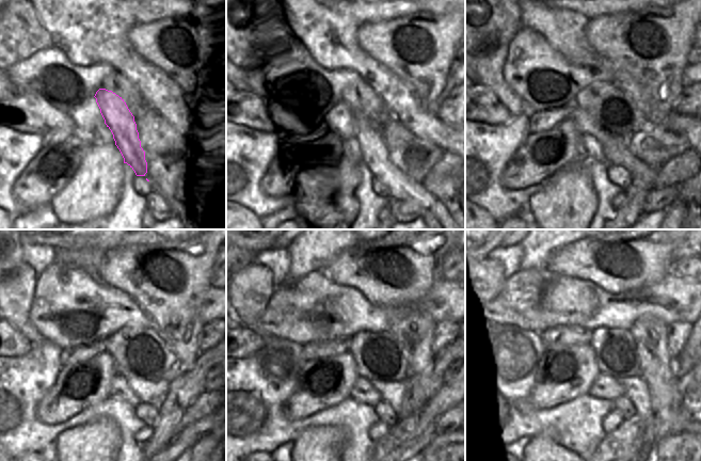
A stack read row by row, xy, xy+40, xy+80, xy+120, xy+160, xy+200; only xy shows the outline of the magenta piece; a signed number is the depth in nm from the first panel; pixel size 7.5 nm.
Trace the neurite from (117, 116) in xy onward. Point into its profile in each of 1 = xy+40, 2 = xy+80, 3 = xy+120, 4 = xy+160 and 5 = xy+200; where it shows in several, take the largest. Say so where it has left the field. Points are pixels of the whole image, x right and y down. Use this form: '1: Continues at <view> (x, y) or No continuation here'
1: Continues at xy+40 (373, 153)
2: Continues at xy+80 (616, 152)
3: Continues at xy+120 (153, 393)
4: Continues at xy+160 (392, 392)
5: Continues at xy+200 (636, 390).

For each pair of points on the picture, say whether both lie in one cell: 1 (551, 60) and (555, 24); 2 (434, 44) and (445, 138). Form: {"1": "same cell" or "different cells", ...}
{"1": "different cells", "2": "different cells"}

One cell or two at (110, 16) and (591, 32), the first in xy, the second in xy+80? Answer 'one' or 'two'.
two

